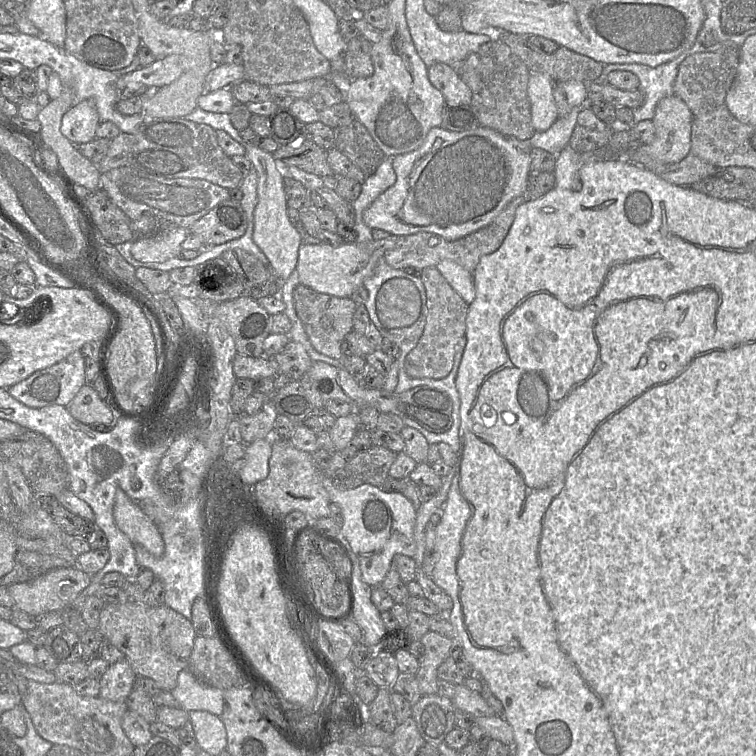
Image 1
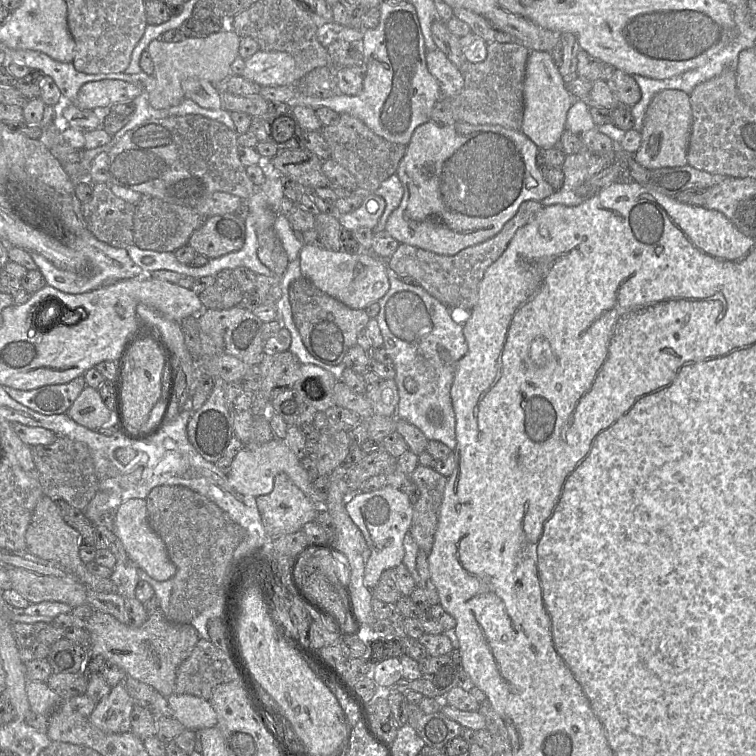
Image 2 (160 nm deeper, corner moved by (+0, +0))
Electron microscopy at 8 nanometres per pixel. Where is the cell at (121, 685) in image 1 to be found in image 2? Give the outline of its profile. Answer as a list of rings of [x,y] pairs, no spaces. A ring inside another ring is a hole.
[[[124,682],[111,688],[100,700],[88,719],[106,733],[124,733],[131,730],[131,713],[134,703]]]

